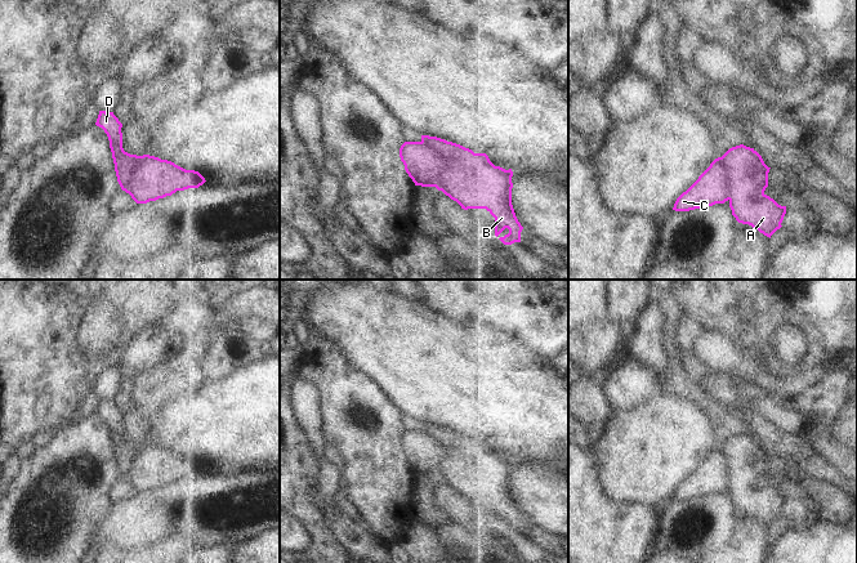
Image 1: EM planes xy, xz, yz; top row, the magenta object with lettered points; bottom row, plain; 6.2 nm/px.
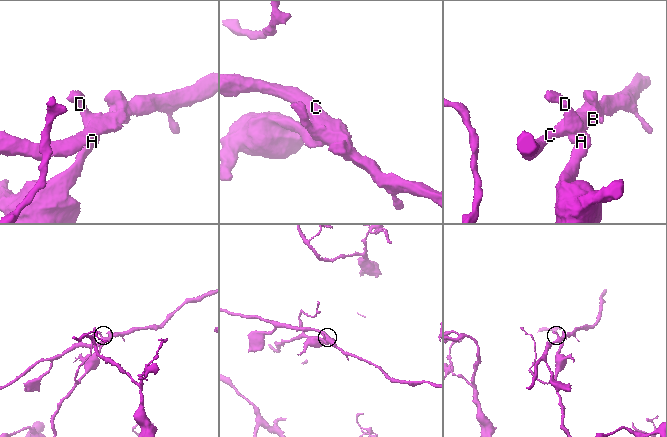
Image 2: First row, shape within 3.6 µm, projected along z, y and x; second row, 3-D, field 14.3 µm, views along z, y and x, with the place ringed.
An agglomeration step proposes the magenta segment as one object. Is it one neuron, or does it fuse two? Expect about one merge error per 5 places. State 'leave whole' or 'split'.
split

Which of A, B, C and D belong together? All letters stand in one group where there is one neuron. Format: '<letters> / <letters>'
A D / B C

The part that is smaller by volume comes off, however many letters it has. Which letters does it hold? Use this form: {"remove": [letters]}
{"remove": ["B", "C"]}

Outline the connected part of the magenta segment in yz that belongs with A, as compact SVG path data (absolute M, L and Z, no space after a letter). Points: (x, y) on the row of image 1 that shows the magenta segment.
M744 144L729 148L722 161L729 183L732 215L771 238L782 227L786 214L786 206L764 193L771 167L754 148Z

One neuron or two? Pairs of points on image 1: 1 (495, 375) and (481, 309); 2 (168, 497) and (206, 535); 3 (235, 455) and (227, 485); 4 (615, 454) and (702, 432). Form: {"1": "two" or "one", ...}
{"1": "two", "2": "one", "3": "two", "4": "one"}

